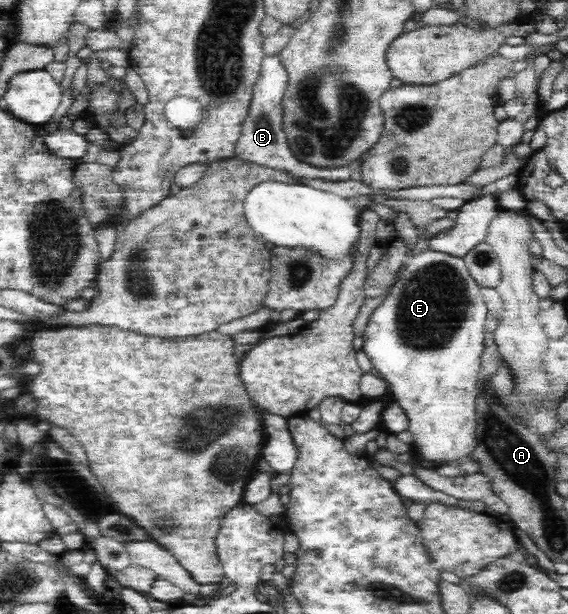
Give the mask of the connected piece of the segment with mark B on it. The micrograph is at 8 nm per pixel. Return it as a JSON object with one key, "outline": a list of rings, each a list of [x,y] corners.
{"outline":[[[278,55],[265,56],[261,73],[254,87],[254,96],[250,110],[241,126],[241,136],[235,147],[235,155],[260,165],[285,171],[298,179],[320,179],[320,181],[346,181],[350,179],[352,166],[342,166],[328,169],[307,164],[299,160],[290,149],[286,132],[283,130],[282,97],[286,89],[287,75]]]}

